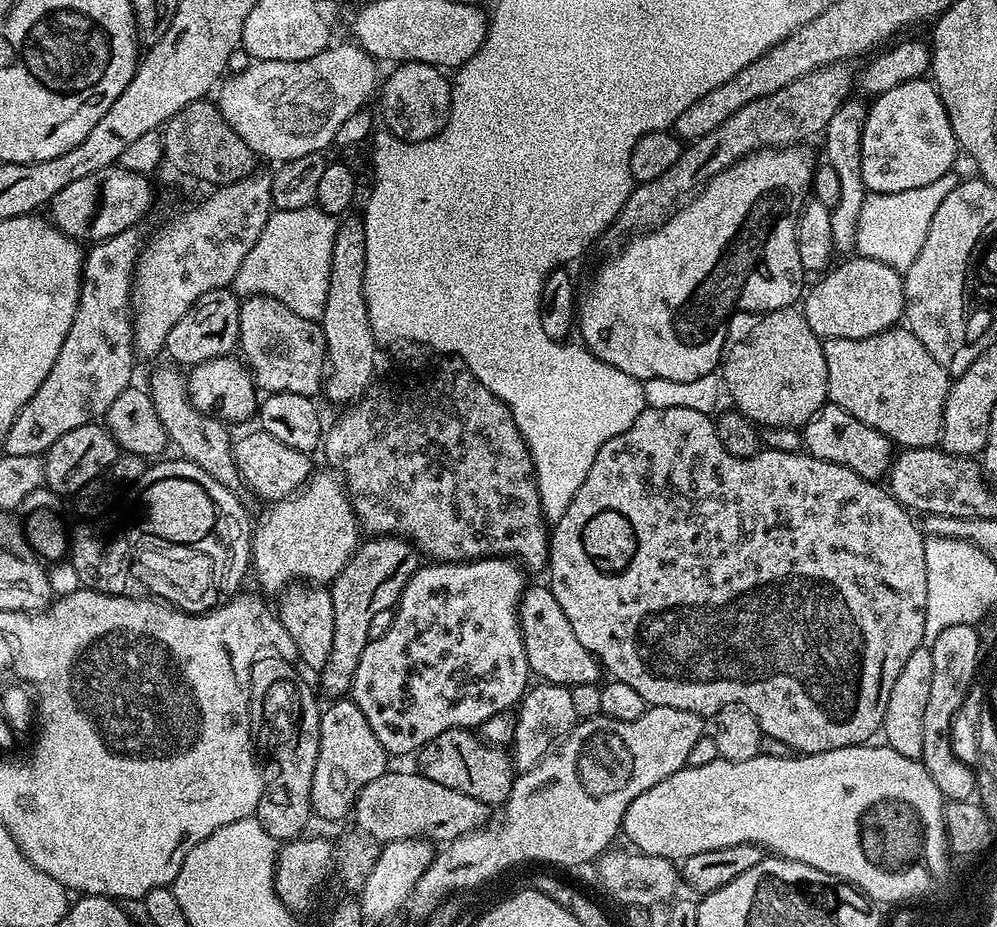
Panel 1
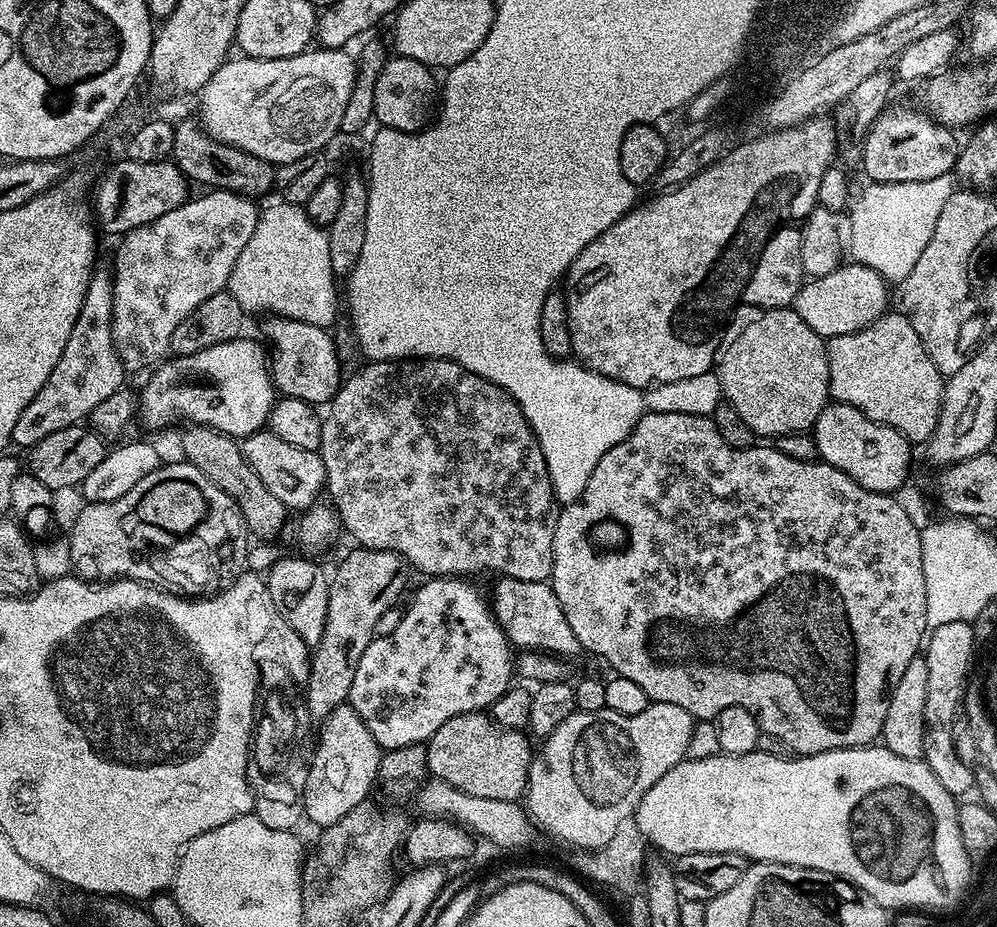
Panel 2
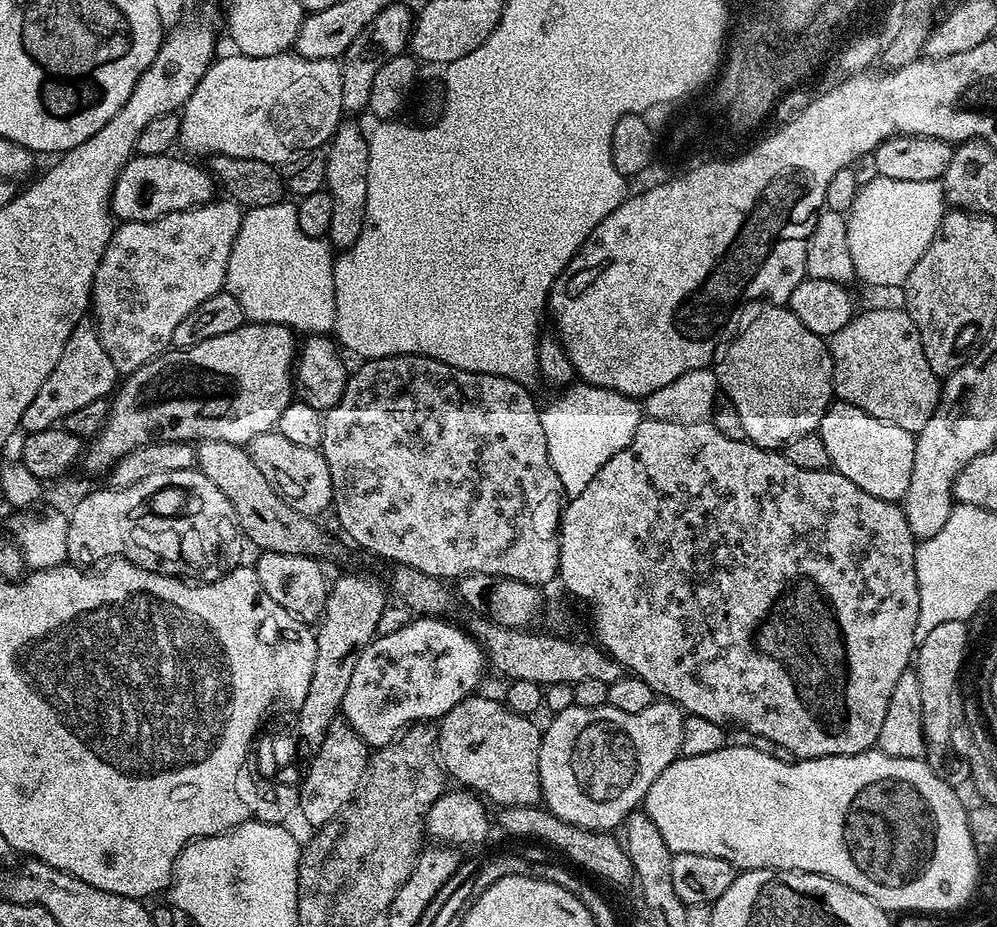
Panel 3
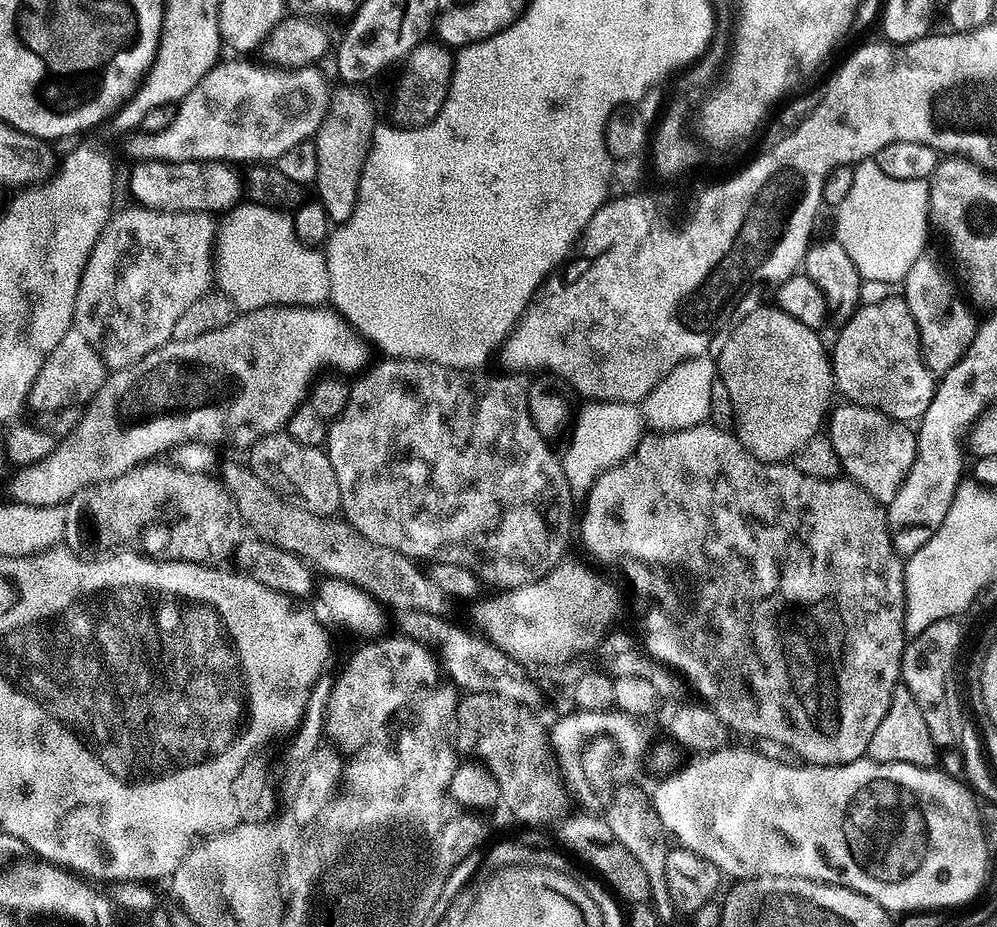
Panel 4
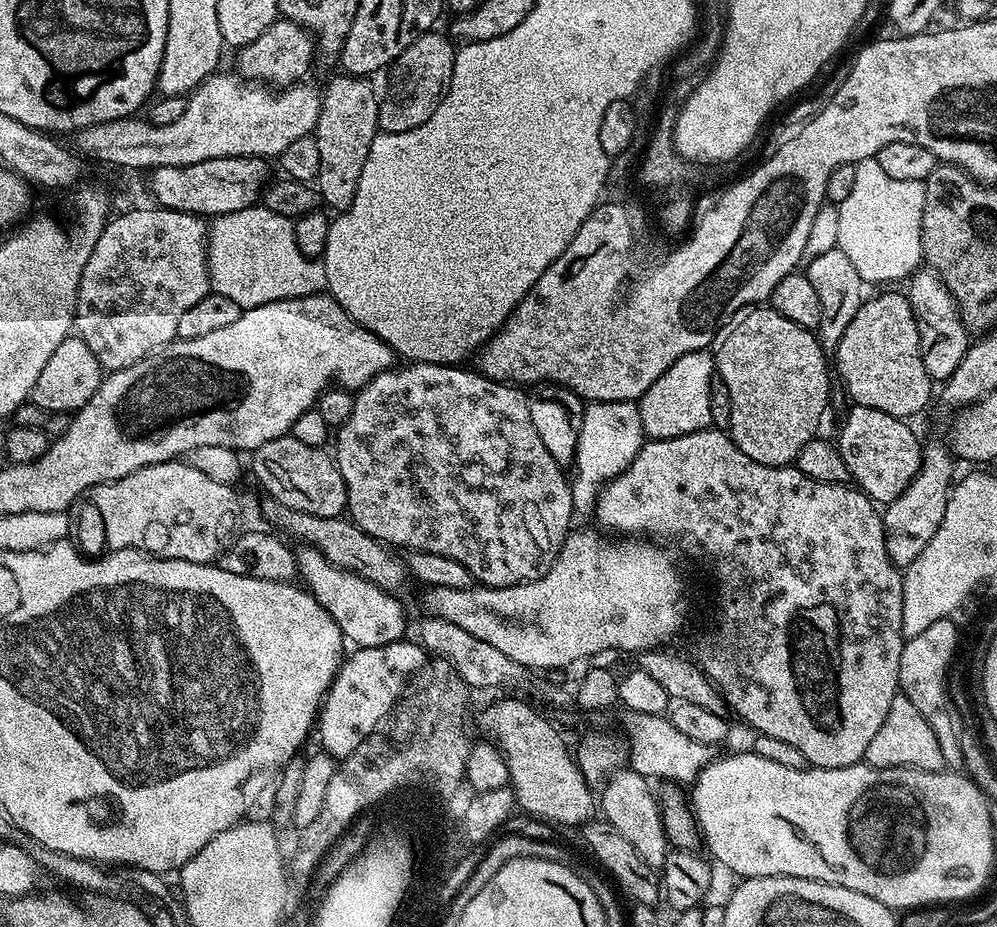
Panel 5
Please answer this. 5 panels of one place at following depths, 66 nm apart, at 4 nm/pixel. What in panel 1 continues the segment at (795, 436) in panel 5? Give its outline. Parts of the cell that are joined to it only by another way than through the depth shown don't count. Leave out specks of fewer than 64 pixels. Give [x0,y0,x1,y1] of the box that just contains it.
[722,306,828,429]

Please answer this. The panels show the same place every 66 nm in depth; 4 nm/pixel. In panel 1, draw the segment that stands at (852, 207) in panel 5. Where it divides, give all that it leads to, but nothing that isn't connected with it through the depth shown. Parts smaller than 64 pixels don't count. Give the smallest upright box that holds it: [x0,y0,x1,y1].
[855,171,958,270]

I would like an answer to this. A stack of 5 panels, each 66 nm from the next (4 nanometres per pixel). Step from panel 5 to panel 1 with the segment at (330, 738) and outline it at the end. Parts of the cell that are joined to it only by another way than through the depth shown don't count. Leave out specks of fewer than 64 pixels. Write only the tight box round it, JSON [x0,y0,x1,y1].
[350,556,530,757]

